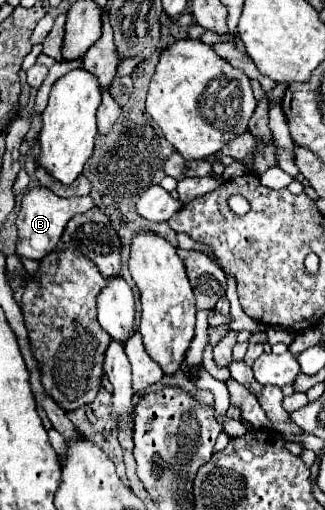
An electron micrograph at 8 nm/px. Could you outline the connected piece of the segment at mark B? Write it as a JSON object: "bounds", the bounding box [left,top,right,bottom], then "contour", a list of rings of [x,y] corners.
{"bounds":[17,187,93,259],"contour":[[[33,187],[29,189],[23,199],[21,199],[21,211],[17,217],[17,229],[19,229],[19,239],[17,239],[17,255],[27,257],[27,259],[43,259],[51,251],[55,251],[57,241],[61,239],[61,233],[65,229],[65,223],[77,215],[85,213],[93,207],[93,199],[87,197],[59,197],[47,187]]]}

